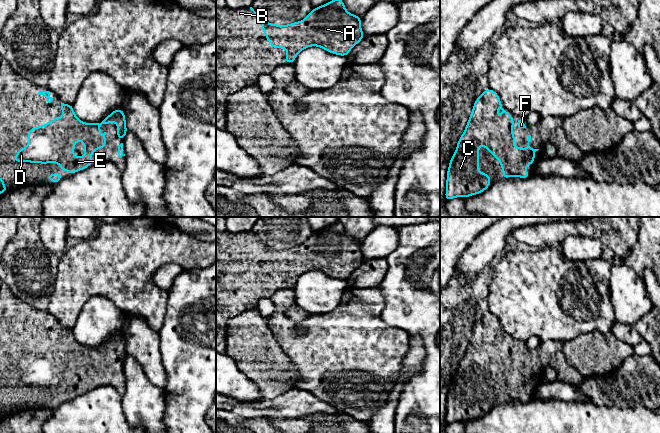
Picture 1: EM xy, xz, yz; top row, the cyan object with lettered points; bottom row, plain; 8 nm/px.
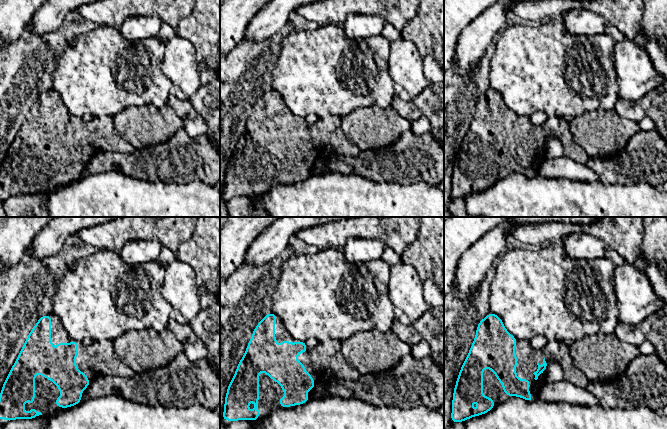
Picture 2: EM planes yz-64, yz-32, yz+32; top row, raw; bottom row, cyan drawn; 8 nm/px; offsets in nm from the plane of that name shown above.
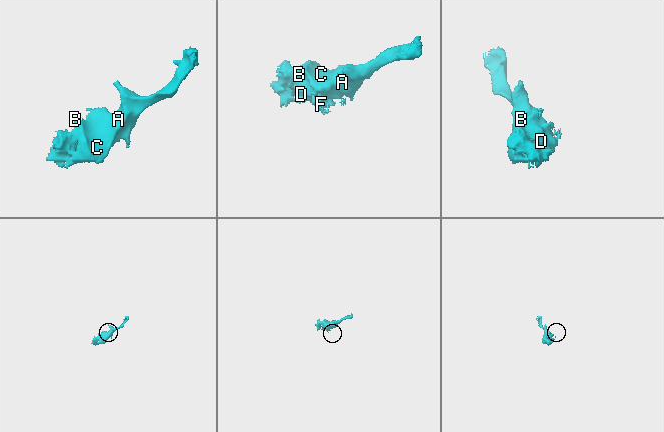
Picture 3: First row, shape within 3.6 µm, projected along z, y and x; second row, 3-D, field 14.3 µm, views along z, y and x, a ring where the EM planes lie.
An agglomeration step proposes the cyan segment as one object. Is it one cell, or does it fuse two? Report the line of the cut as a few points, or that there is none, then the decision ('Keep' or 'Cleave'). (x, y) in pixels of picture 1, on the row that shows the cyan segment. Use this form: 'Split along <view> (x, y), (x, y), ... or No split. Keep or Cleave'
No split. Keep

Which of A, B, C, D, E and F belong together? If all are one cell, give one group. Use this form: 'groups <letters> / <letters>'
groups A B C D E F

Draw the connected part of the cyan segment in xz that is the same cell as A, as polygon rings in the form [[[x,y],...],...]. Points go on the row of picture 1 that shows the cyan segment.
[[[332,0],[313,8],[303,21],[276,25],[261,19],[261,24],[270,48],[288,51],[284,57],[286,63],[295,63],[294,58],[311,46],[347,56],[364,37],[361,16],[347,12],[342,0]]]

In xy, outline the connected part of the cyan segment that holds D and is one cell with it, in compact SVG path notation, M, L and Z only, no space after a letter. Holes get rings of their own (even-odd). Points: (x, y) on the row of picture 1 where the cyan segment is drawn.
M61 102L61 110L63 111L64 115L60 118L54 118L45 125L39 127L36 126L32 129L29 129L28 146L21 148L16 153L14 156L14 162L30 162L41 164L58 163L62 170L73 174L92 165L92 154L99 147L102 150L105 150L104 146L107 142L105 135L107 133L104 132L103 137L100 135L100 124L105 126L108 123L117 123L118 128L116 134L122 141L128 132L126 128L125 114L122 108L114 110L110 115L108 115L99 123L88 123L80 120L74 113L73 105L64 104ZM78 139L84 144L85 155L83 157L74 156L74 147Z

